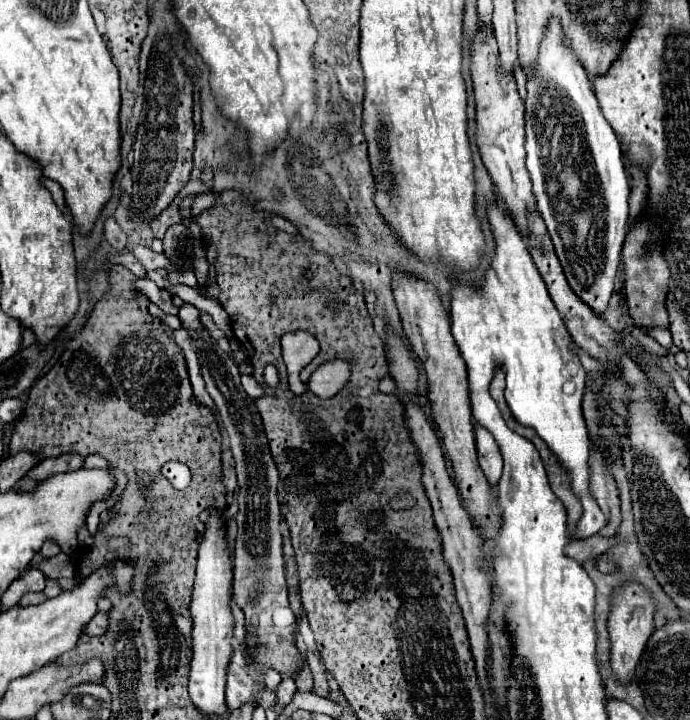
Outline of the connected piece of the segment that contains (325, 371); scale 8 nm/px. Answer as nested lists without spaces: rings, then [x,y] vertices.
[[[332,360],[319,366],[311,375],[308,385],[314,394],[337,394],[350,378],[350,366],[344,360]]]

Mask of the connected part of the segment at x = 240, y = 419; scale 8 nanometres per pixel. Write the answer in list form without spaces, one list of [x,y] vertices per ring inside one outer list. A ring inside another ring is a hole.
[[[184,302],[178,310],[178,318],[182,326],[188,330],[194,350],[200,358],[202,376],[206,382],[206,390],[212,396],[222,422],[226,426],[226,434],[230,440],[230,450],[236,460],[236,474],[238,474],[238,536],[236,536],[236,552],[234,552],[234,584],[232,596],[236,604],[246,614],[246,630],[250,634],[258,634],[264,650],[256,650],[258,662],[262,666],[270,666],[278,670],[282,676],[296,676],[300,666],[300,652],[294,644],[294,612],[288,604],[286,592],[286,578],[284,578],[284,558],[282,558],[282,534],[278,530],[280,522],[280,506],[276,498],[276,484],[278,484],[278,468],[274,466],[272,454],[268,450],[268,440],[262,428],[260,414],[254,406],[254,398],[250,398],[242,384],[240,372],[234,360],[216,344],[210,328],[202,322],[202,312]]]

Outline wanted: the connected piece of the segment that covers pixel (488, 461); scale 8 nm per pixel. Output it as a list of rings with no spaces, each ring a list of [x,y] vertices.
[[[476,426],[476,450],[478,450],[478,462],[480,468],[488,480],[490,486],[496,486],[502,476],[502,456],[500,450],[488,430],[482,426]]]

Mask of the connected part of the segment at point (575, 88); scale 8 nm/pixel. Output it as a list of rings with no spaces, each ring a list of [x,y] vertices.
[[[550,20],[550,32],[546,34],[546,42],[542,42],[538,68],[534,70],[534,76],[528,80],[526,88],[526,168],[534,184],[538,212],[546,222],[548,234],[554,242],[556,256],[564,268],[568,284],[582,302],[590,304],[596,314],[602,314],[614,290],[620,252],[626,238],[626,226],[630,218],[630,186],[620,142],[606,118],[602,118],[592,84],[586,72],[582,70],[578,58],[574,58],[574,52],[562,42],[562,30],[558,30],[558,20]]]

